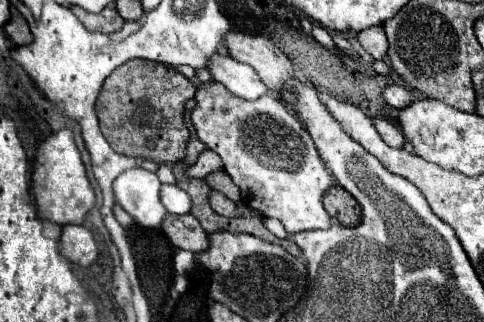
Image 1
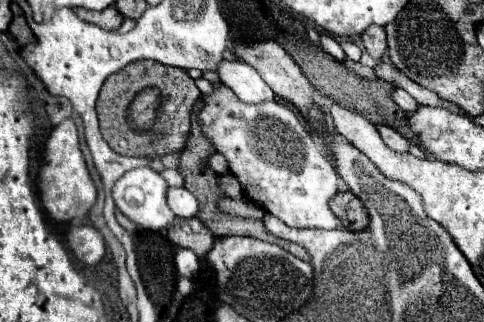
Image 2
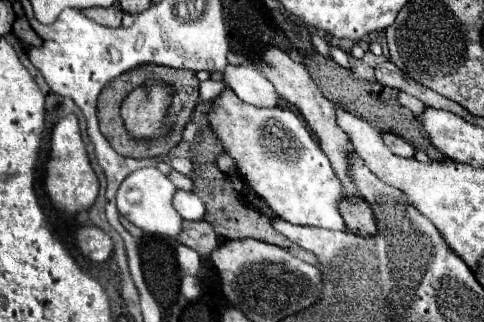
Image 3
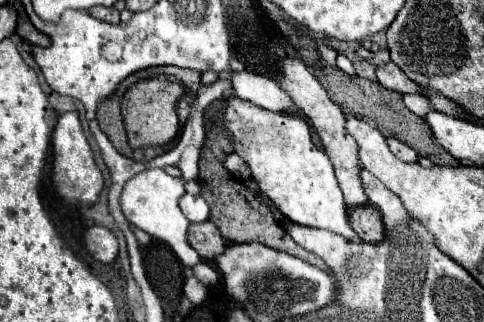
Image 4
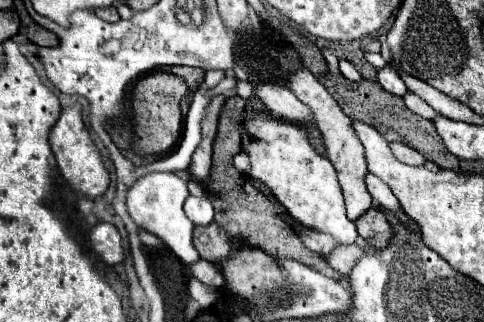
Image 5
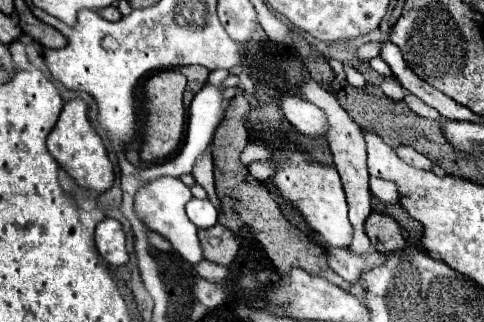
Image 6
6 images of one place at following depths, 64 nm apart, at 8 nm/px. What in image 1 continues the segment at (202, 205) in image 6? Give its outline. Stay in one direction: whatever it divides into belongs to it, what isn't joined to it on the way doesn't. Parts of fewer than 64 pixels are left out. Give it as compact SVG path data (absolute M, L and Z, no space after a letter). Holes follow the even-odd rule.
M162 186L160 198L162 198L162 204L166 206L166 210L168 210L170 214L182 216L182 214L188 214L188 212L190 212L192 198L188 196L188 192L184 192L184 190L178 188L178 186Z

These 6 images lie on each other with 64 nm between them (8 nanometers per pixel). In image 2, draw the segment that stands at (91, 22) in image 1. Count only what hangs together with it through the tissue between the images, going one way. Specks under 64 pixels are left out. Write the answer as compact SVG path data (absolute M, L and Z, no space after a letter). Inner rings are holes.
M108 6L104 10L100 10L100 12L88 12L84 8L76 8L76 14L82 20L92 22L92 24L98 24L104 30L116 30L116 28L120 28L120 24L124 20L124 16L114 6Z

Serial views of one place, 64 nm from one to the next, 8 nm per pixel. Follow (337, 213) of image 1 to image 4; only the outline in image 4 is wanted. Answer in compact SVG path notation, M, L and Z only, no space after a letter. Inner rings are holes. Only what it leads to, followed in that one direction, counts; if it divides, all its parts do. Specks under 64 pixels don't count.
M370 204L362 206L362 208L356 208L356 210L350 210L348 218L350 218L352 228L356 230L356 234L364 242L380 244L380 240L384 240L384 222L382 222L382 216Z

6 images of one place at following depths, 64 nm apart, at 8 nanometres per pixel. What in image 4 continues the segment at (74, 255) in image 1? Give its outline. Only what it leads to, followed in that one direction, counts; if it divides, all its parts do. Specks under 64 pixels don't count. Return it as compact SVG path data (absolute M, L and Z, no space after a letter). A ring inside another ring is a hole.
M90 226L84 234L84 244L88 252L104 264L110 264L118 258L118 238L104 226Z

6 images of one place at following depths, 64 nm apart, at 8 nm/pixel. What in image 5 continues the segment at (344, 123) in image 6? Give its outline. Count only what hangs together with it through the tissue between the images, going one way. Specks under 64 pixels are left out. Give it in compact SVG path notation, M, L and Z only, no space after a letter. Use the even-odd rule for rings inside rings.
M298 70L290 76L290 90L298 96L298 100L302 100L304 104L308 104L314 110L316 124L322 132L324 146L328 152L328 160L332 162L332 166L338 172L338 180L340 180L344 200L346 200L348 218L352 222L356 222L364 212L368 212L372 208L372 196L364 184L364 178L368 174L366 160L364 160L364 146L358 142L360 138L356 136L356 130L352 128L352 120L342 112L342 108L336 104L336 100L330 96L330 92L308 70Z

